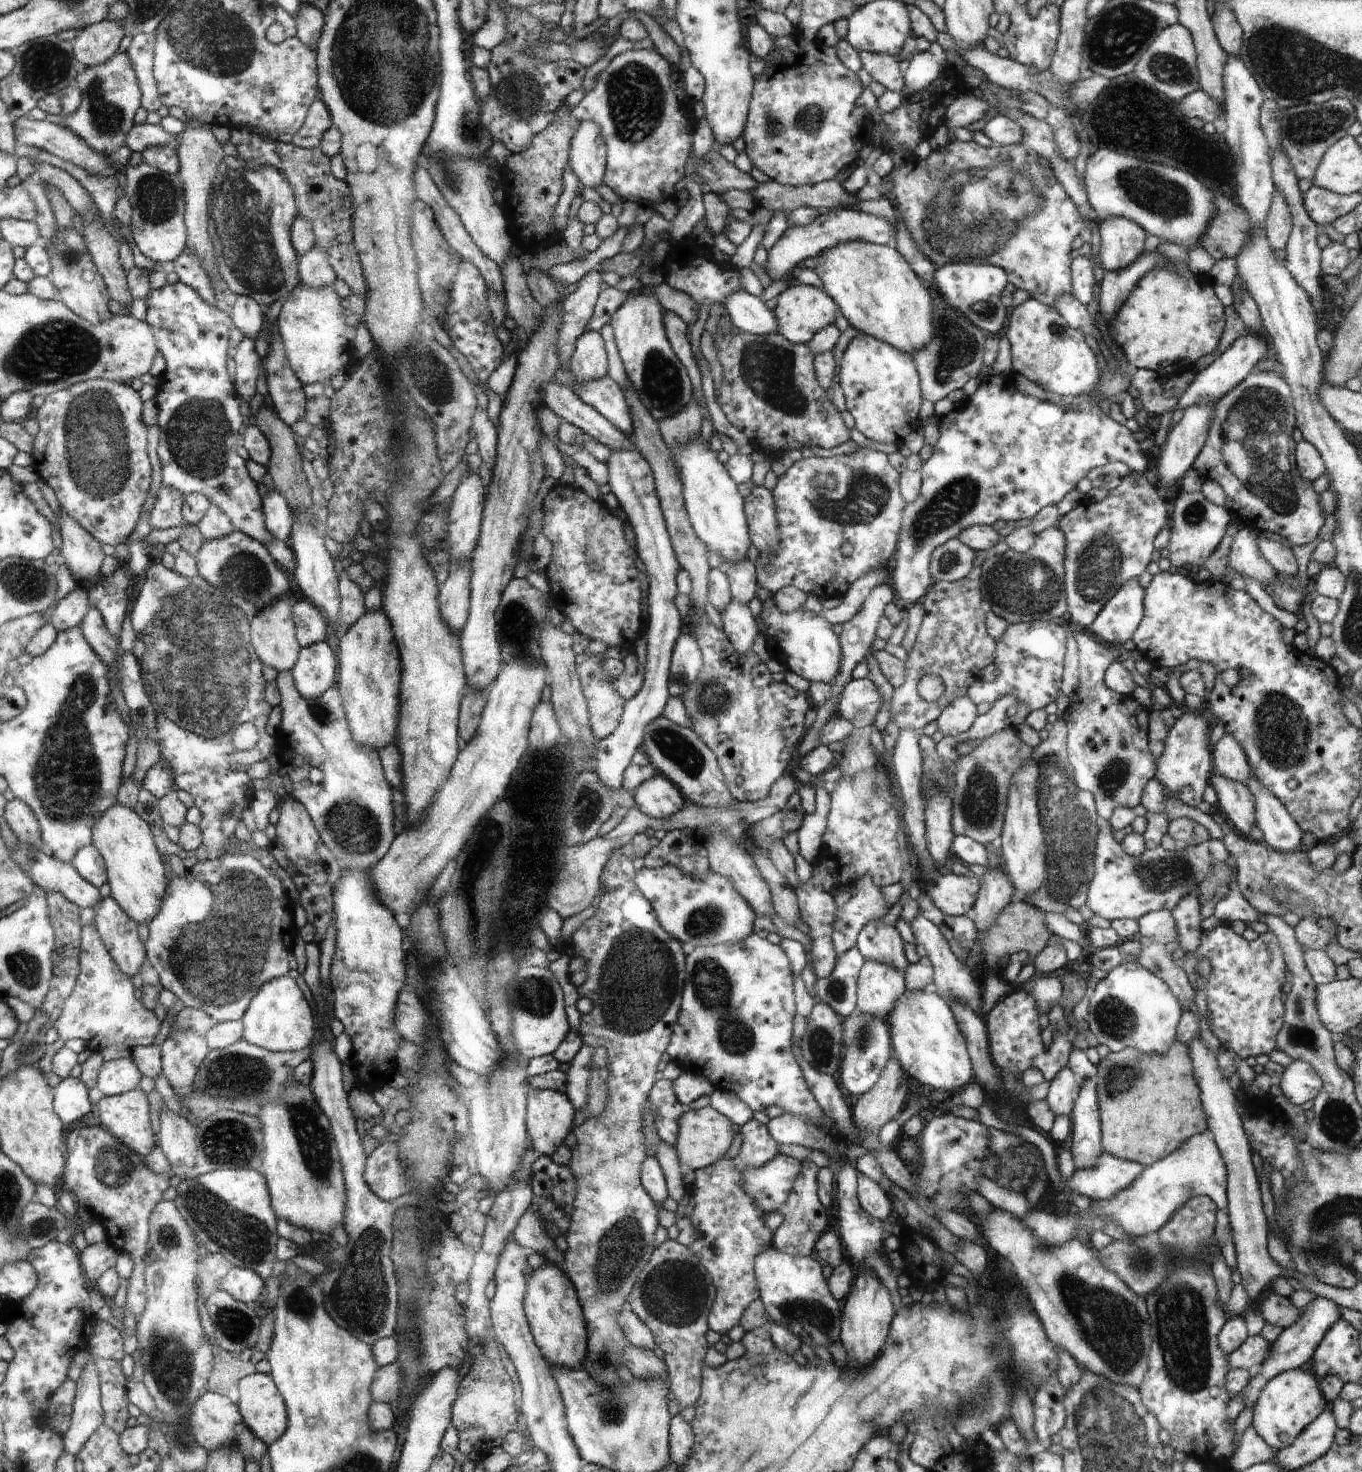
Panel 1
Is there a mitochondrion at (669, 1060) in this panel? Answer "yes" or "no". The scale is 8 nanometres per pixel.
no

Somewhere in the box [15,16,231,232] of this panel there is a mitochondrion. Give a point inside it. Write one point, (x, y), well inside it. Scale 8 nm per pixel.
(44, 65)

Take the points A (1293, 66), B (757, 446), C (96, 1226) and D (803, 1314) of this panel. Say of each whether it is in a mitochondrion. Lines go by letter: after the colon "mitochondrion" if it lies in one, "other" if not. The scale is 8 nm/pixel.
A: mitochondrion
B: other
C: other
D: mitochondrion

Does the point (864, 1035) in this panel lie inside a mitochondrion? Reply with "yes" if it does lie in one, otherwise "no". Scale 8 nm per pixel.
yes

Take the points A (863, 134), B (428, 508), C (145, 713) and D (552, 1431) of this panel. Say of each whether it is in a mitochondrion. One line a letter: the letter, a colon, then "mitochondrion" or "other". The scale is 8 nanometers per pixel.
A: other
B: other
C: mitochondrion
D: other

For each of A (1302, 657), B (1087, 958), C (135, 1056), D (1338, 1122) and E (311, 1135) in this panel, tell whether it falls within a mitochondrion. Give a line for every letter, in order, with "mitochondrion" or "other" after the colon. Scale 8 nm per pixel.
A: other
B: other
C: other
D: mitochondrion
E: mitochondrion

